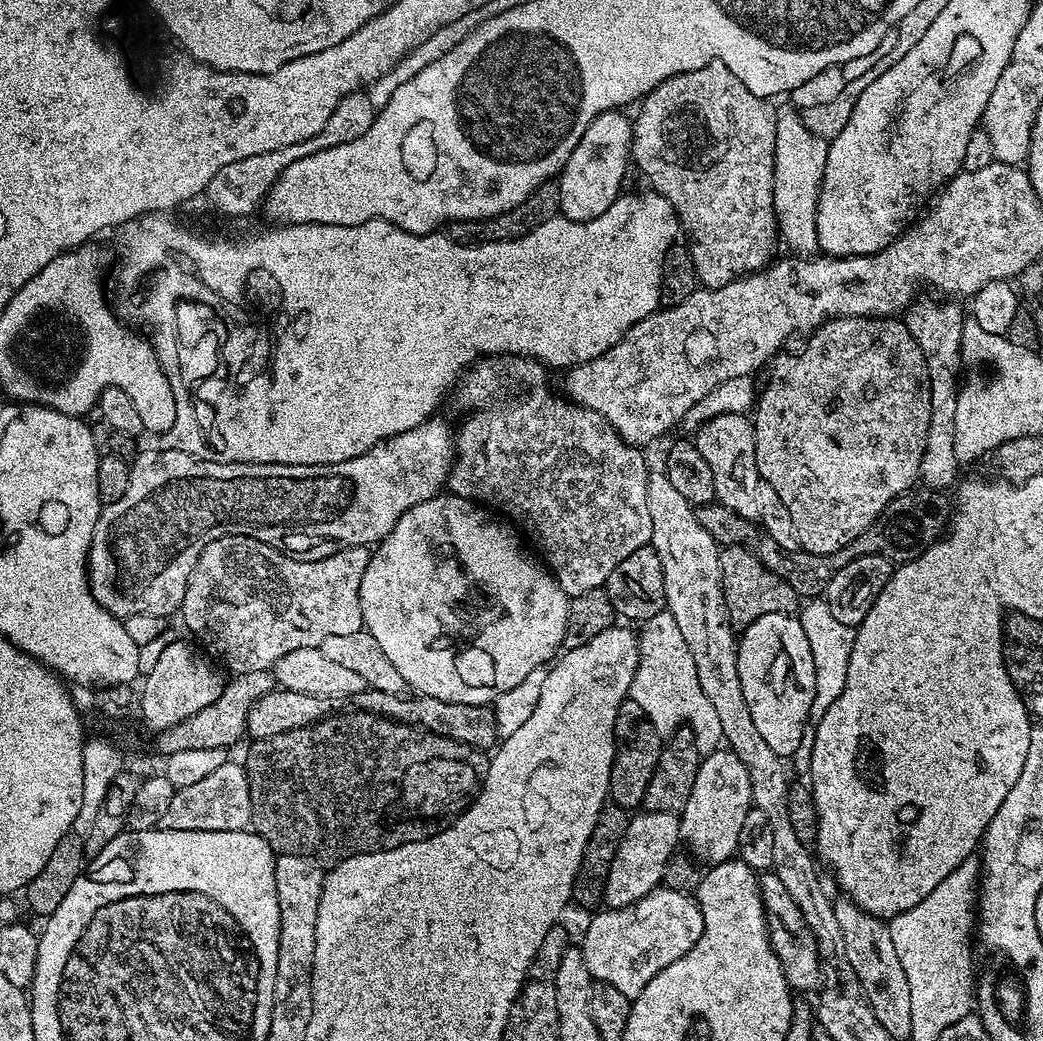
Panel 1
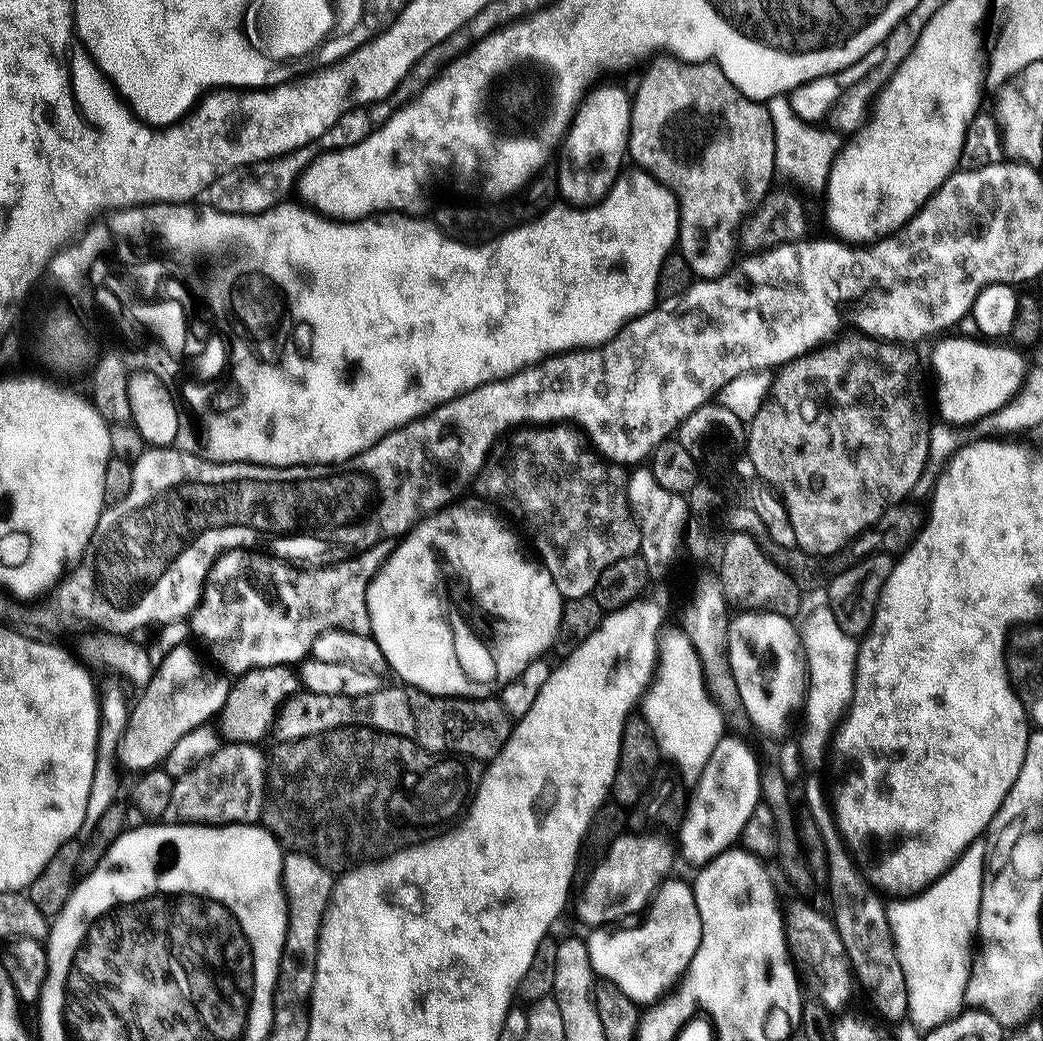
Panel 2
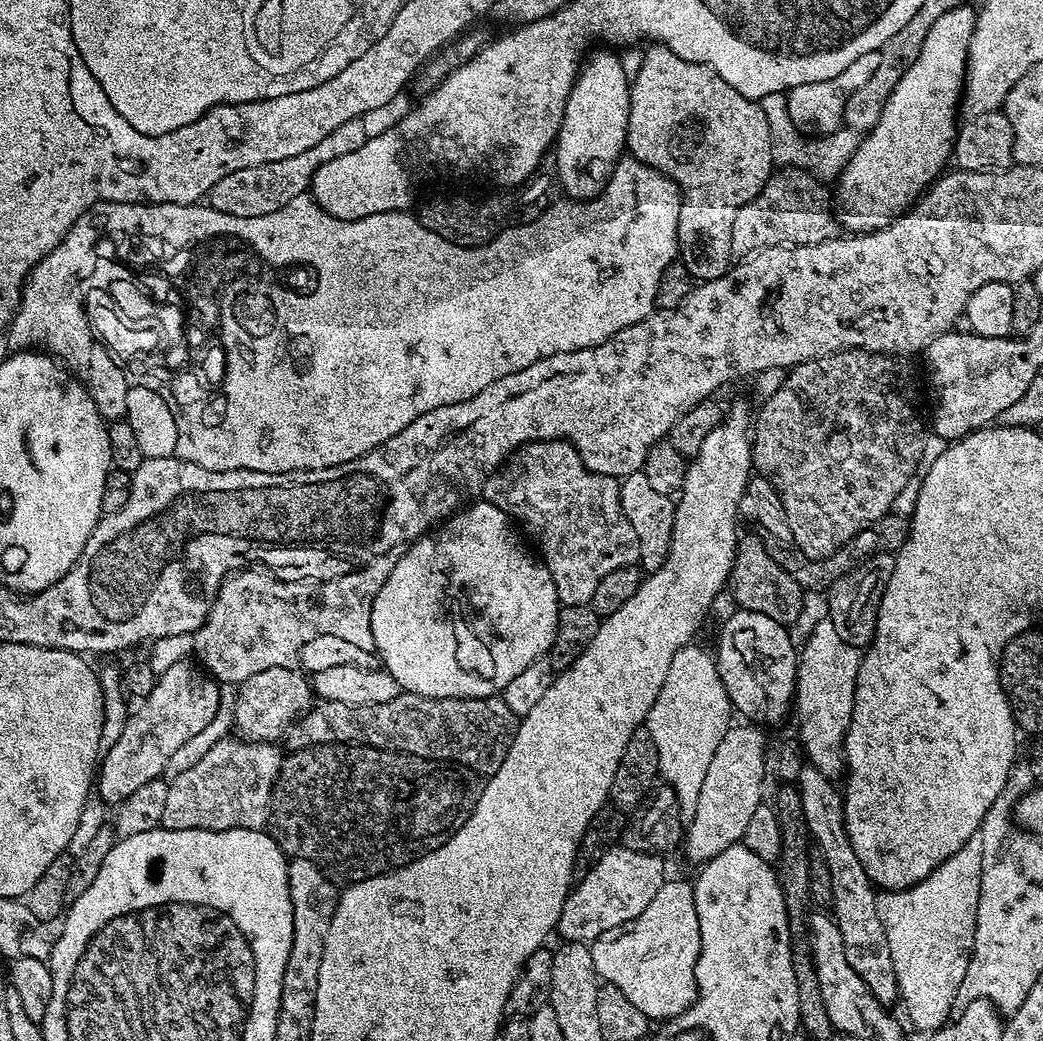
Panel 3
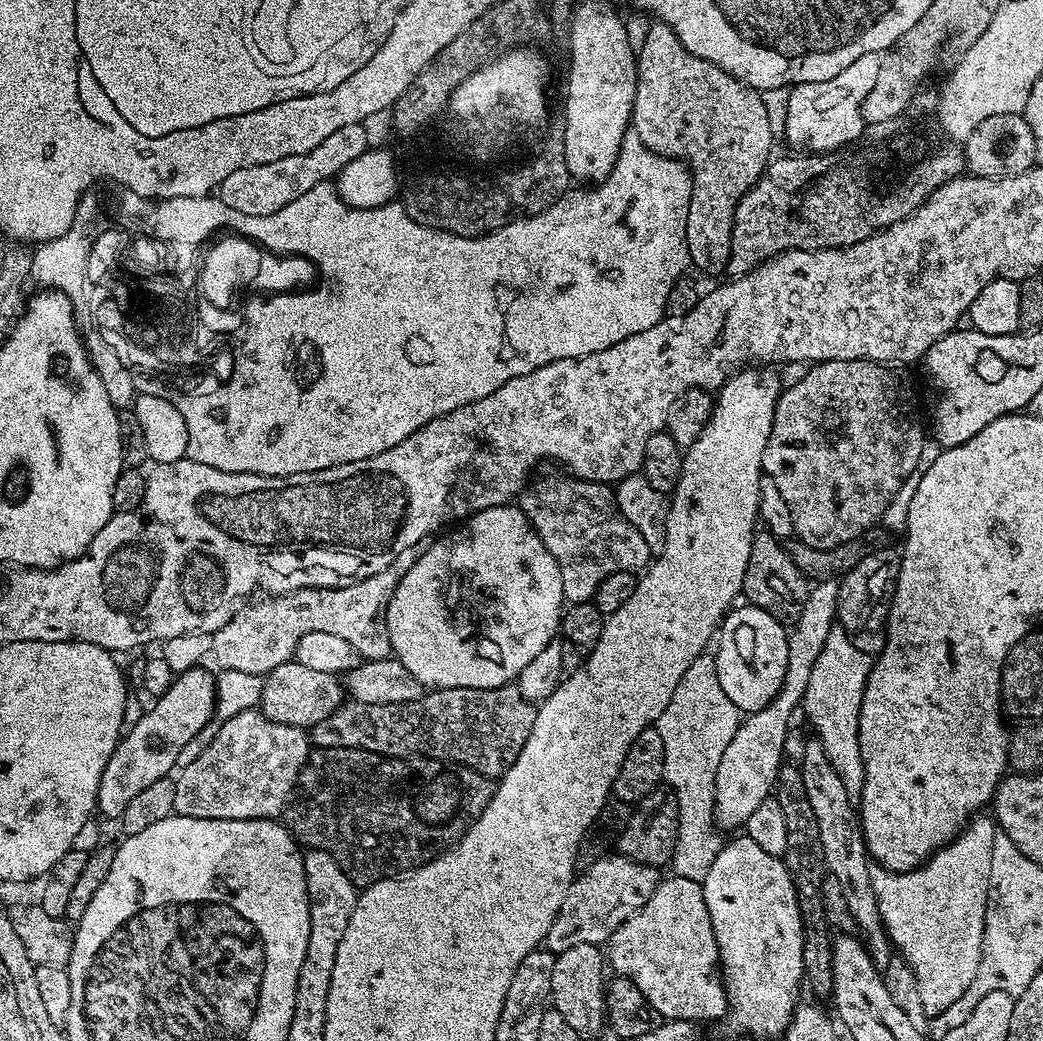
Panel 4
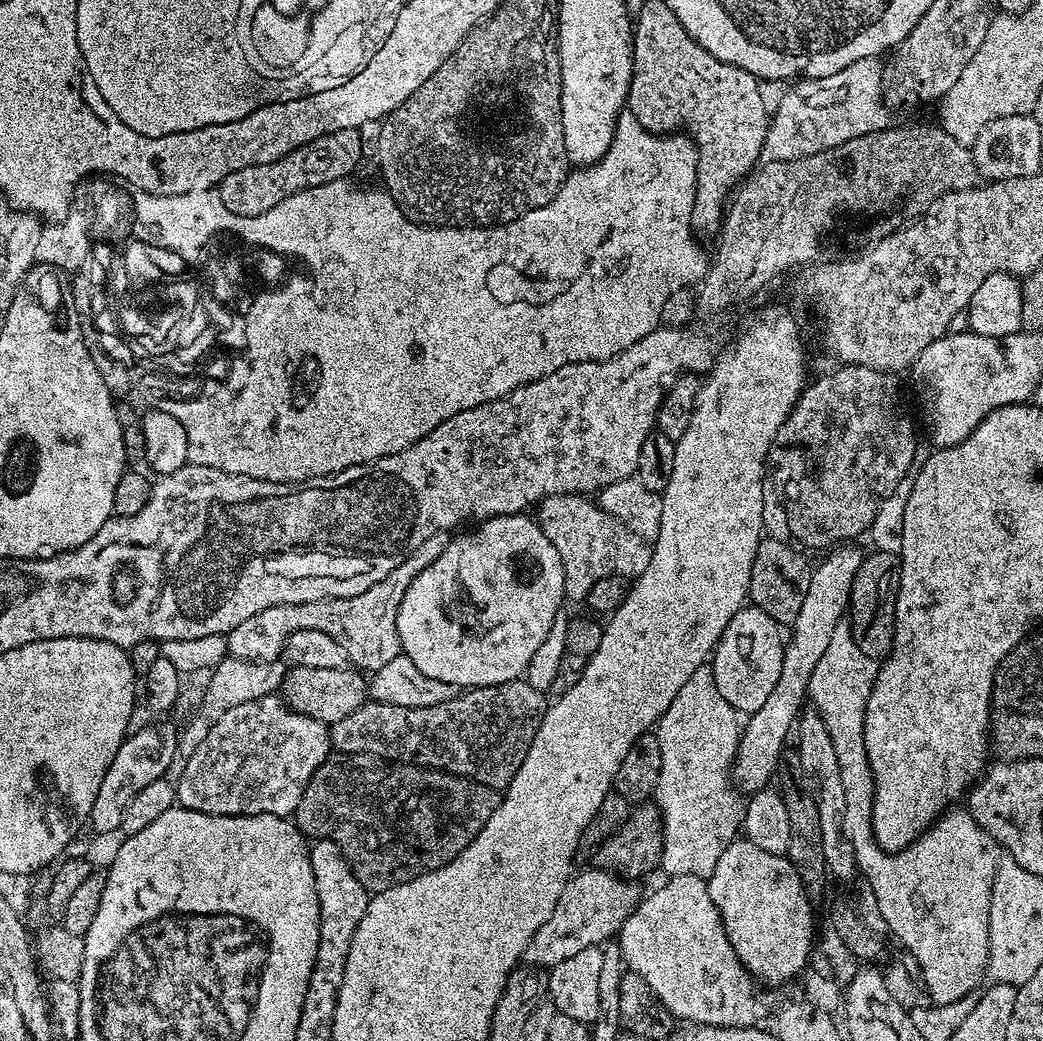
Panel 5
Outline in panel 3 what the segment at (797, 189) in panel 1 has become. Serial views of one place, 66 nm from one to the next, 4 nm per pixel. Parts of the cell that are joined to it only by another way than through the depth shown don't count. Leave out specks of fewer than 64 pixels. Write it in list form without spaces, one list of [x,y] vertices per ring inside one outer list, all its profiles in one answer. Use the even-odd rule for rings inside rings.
[[[783,92],[768,94],[760,101],[761,108],[770,122],[770,134],[772,138],[772,158],[779,167],[803,168],[818,174],[830,171],[838,174],[844,168],[846,162],[853,157],[854,151],[861,145],[863,133],[853,128],[842,126],[835,132],[809,134],[802,131],[789,114],[788,97]]]

